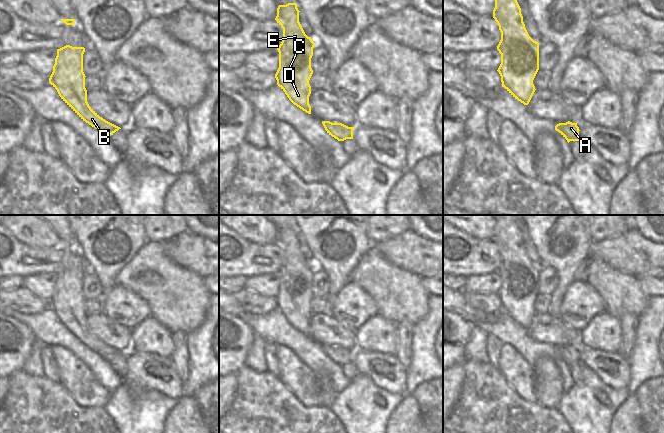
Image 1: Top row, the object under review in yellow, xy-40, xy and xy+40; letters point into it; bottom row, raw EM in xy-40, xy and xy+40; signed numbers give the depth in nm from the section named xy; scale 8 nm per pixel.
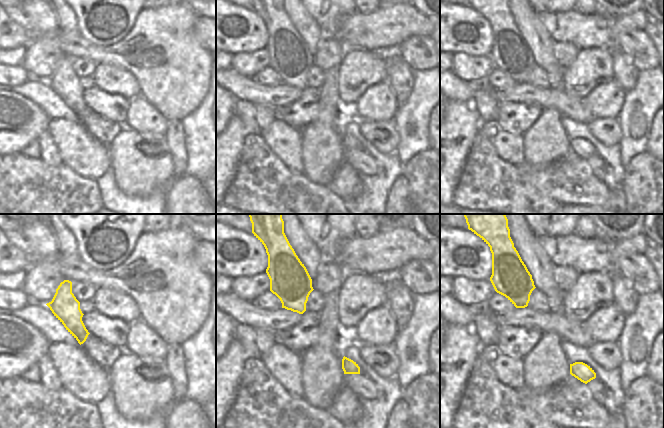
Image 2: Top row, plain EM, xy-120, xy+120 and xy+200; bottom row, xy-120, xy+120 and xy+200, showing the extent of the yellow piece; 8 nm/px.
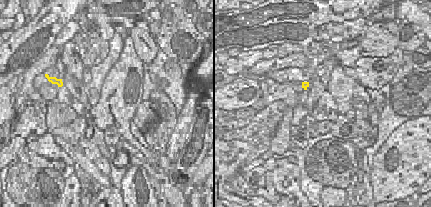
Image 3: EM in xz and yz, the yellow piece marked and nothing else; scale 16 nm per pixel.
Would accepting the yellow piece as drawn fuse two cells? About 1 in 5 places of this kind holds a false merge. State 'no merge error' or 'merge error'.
no merge error

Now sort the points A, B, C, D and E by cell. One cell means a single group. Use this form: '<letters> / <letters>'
A B C D E

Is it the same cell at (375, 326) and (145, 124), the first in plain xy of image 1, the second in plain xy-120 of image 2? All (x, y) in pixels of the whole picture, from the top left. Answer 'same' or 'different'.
same

